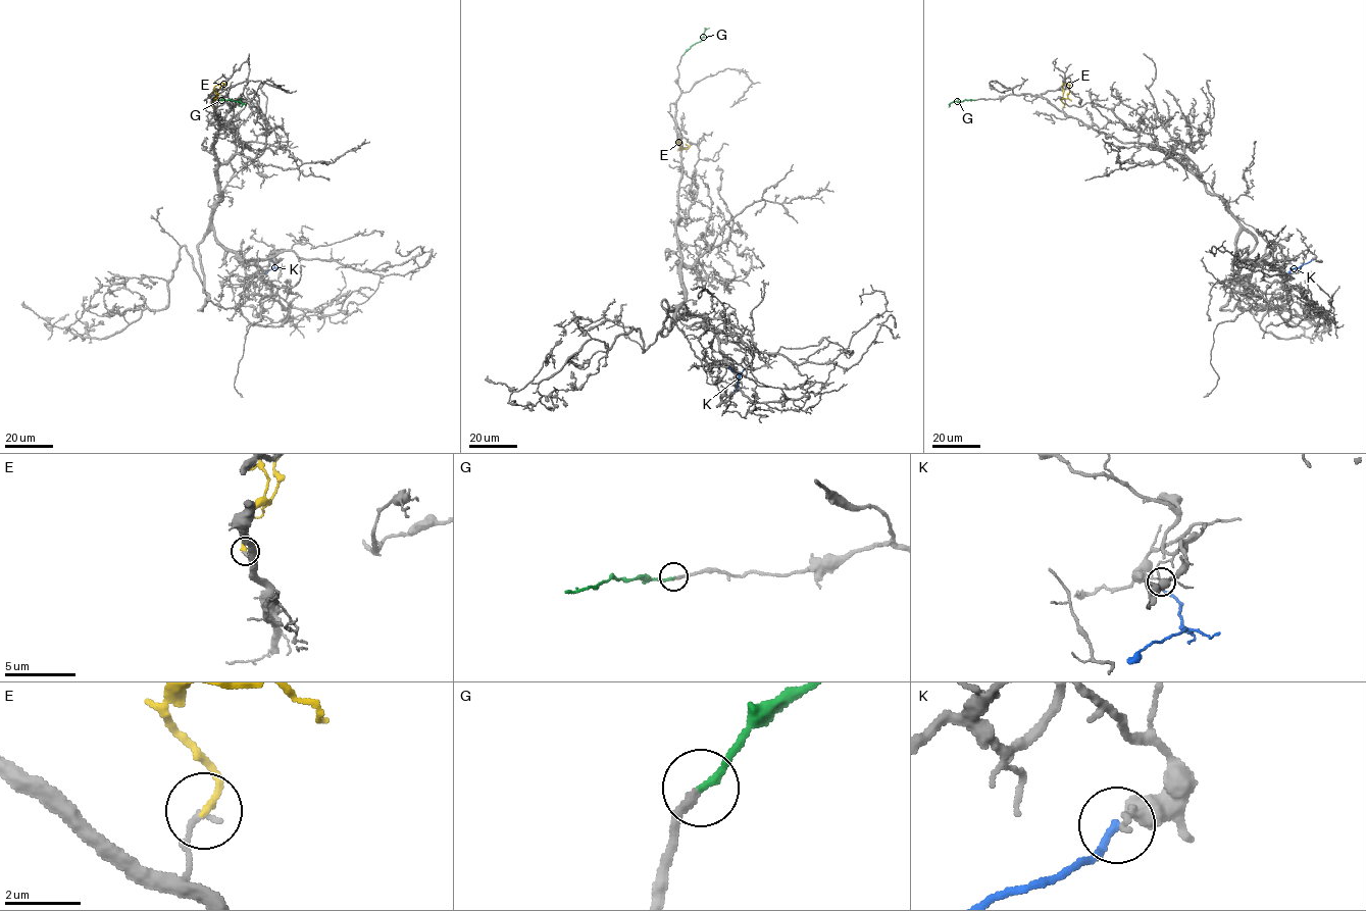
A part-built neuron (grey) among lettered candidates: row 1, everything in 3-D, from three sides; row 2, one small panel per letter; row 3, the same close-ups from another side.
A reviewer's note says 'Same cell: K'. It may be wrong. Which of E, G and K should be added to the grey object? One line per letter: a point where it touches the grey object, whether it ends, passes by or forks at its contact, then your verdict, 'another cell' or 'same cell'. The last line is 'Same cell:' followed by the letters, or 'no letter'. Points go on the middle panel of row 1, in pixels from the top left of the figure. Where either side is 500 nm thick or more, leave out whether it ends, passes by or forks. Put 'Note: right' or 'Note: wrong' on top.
Note: wrong
E: contact (676, 143); it ends; another cell
G: contact (682, 55); it ends; same cell
K: contact (735, 391); it ends; another cell
Same cell: G

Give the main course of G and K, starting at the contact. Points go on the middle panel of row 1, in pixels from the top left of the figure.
G: (682, 55), (701, 40), (704, 28)
K: (735, 391), (739, 375), (728, 366)

